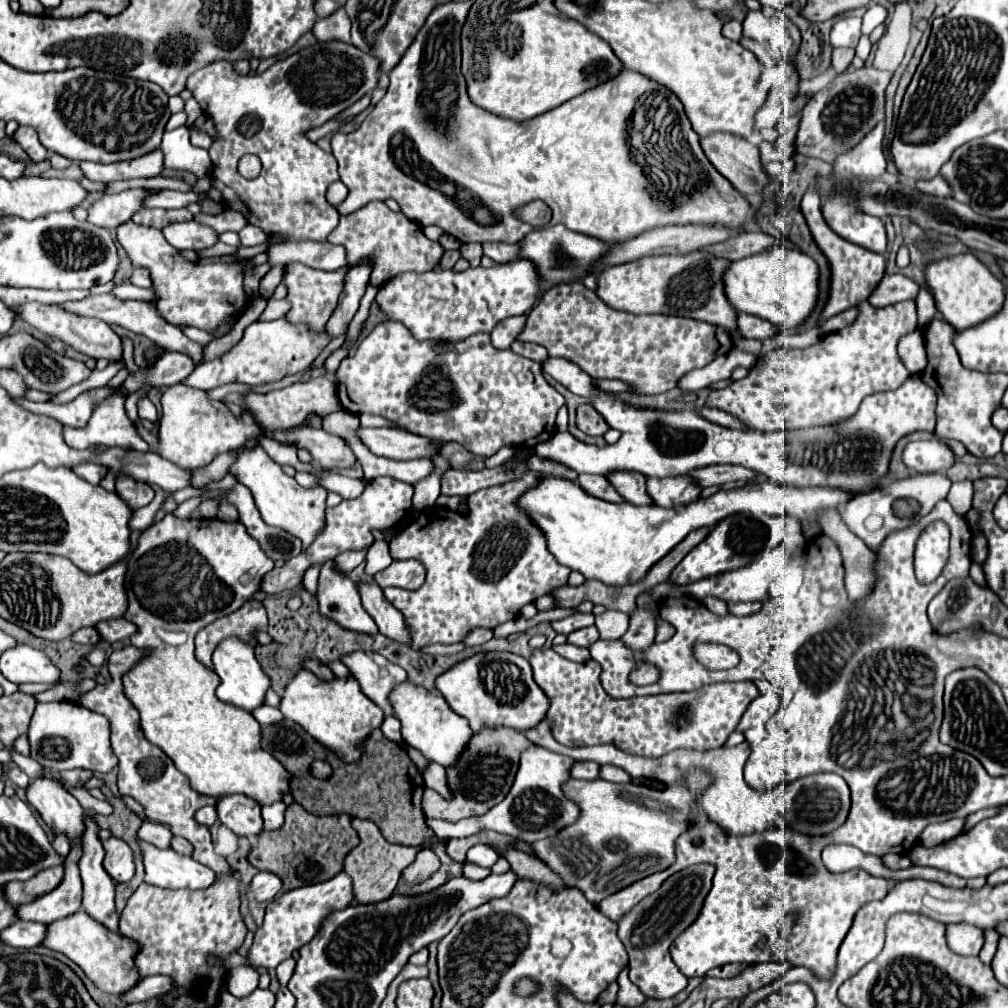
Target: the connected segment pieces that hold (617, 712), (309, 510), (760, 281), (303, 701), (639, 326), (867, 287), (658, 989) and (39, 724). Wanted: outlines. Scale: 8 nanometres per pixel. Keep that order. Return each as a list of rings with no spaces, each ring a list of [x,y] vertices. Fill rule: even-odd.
[[[535,649],[529,657],[535,683],[551,701],[547,719],[553,721],[553,737],[561,745],[603,745],[613,743],[617,749],[639,757],[663,757],[675,749],[707,751],[723,747],[735,731],[749,703],[759,695],[751,681],[711,683],[695,691],[613,699],[599,681],[601,665],[593,659],[585,663],[569,661],[553,649]]]
[[[257,445],[255,449],[241,449],[237,461],[229,469],[239,483],[247,485],[253,493],[255,505],[261,511],[261,517],[267,525],[279,527],[297,539],[303,541],[303,549],[311,545],[311,541],[323,531],[325,527],[325,497],[327,491],[323,487],[305,489],[293,477],[285,475],[281,467]]]
[[[777,245],[765,253],[731,263],[725,273],[725,291],[735,309],[763,317],[777,327],[797,329],[813,313],[819,299],[819,265],[805,253]]]
[[[301,669],[287,685],[279,709],[287,719],[307,729],[311,737],[327,745],[327,749],[339,753],[343,761],[357,761],[365,753],[363,743],[371,735],[371,729],[379,729],[383,723],[383,711],[359,689],[355,679],[333,679],[323,683],[307,669]]]
[[[581,281],[549,289],[531,309],[527,325],[519,335],[519,341],[543,345],[551,357],[565,357],[577,363],[585,373],[589,373],[595,379],[621,379],[633,383],[635,387],[641,387],[641,393],[647,395],[665,393],[673,389],[675,383],[687,371],[705,367],[709,361],[713,361],[715,351],[729,351],[733,347],[727,329],[719,329],[719,325],[707,325],[703,321],[675,315],[633,315],[627,311],[615,311],[609,305],[605,305],[595,291],[581,285]]]
[[[811,187],[801,201],[801,211],[809,223],[809,229],[813,233],[813,239],[817,241],[819,249],[827,255],[829,263],[831,263],[831,297],[827,307],[823,309],[823,317],[829,319],[849,307],[859,305],[861,301],[867,301],[869,295],[873,293],[873,289],[879,285],[879,281],[885,275],[885,255],[881,253],[871,253],[869,249],[863,249],[855,243],[849,243],[847,239],[839,237],[825,221],[823,221],[823,213],[821,213],[821,195],[817,191],[817,187]]]
[[[701,863],[671,875],[659,891],[643,899],[631,913],[627,913],[619,921],[619,939],[623,941],[629,953],[629,979],[639,987],[645,997],[667,999],[687,986],[688,978],[673,963],[669,949],[677,935],[685,927],[689,927],[695,921],[695,917],[699,917],[703,901],[711,889],[713,871],[713,865]]]
[[[39,703],[29,725],[31,757],[53,771],[65,769],[89,769],[107,773],[117,765],[109,743],[109,721],[105,715],[89,711],[79,703]]]

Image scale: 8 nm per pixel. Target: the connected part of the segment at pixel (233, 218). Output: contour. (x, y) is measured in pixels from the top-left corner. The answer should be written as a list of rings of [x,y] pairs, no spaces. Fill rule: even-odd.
[[[225,209],[219,215],[201,215],[199,213],[199,215],[195,215],[195,221],[215,229],[217,233],[223,233],[223,231],[235,231],[237,233],[247,225],[247,221],[245,221],[245,217],[241,213],[229,211],[229,209]]]

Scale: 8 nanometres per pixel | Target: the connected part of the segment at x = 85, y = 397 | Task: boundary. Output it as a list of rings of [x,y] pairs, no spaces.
[[[97,387],[97,389],[89,389],[85,393],[81,393],[77,399],[73,399],[67,405],[53,405],[51,403],[33,403],[29,399],[17,397],[13,399],[17,405],[23,405],[23,409],[37,413],[37,415],[49,415],[57,421],[63,421],[65,425],[71,427],[83,427],[87,423],[87,419],[91,417],[95,405],[99,405],[99,401],[103,401],[103,397],[109,397],[115,389],[119,387]]]

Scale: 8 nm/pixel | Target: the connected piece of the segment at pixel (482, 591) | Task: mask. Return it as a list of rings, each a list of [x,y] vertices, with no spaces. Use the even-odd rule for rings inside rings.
[[[527,471],[519,481],[473,493],[469,515],[429,507],[389,543],[393,560],[419,559],[427,571],[425,583],[415,591],[383,589],[385,599],[407,617],[415,651],[433,643],[463,643],[479,627],[495,629],[515,619],[523,605],[567,583],[571,569],[555,561],[541,529],[519,507],[519,497],[541,477],[537,471]]]

